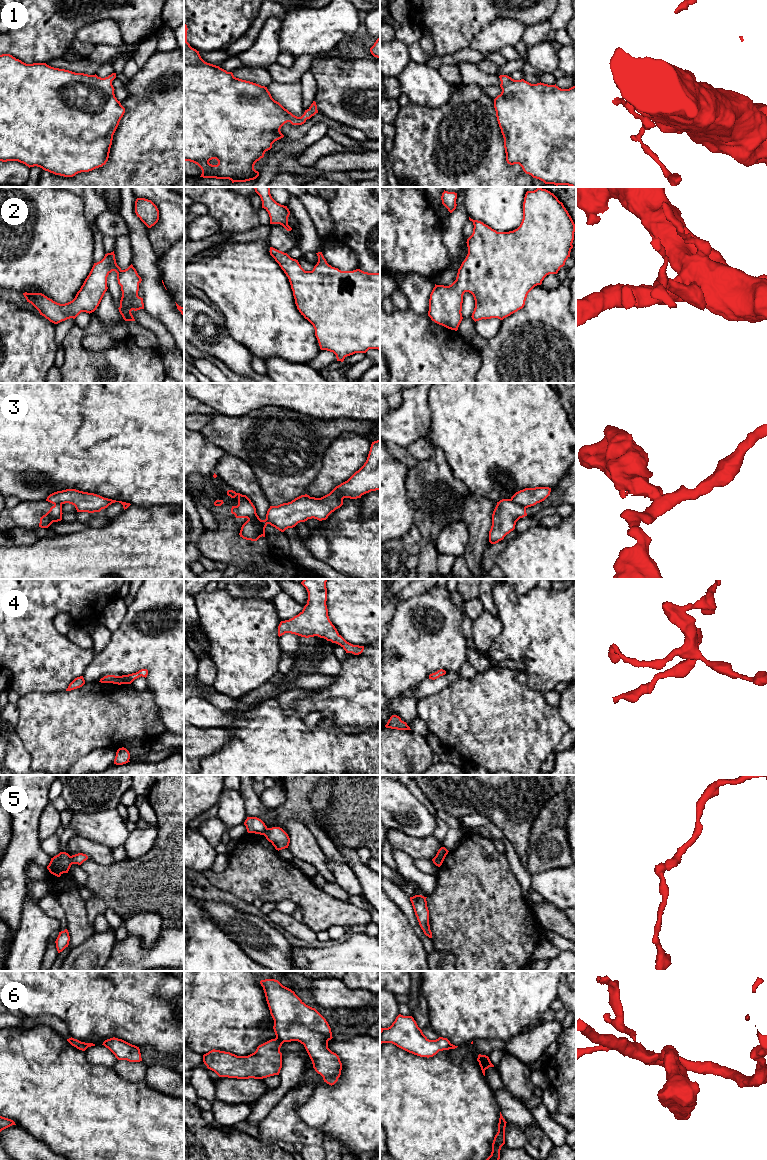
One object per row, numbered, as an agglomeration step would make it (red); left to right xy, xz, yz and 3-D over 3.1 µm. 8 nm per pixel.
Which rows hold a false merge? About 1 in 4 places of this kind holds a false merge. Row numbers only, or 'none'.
3, 5, 6

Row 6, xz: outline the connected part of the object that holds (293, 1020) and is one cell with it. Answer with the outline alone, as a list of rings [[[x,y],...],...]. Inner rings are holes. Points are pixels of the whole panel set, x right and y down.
[[[278,980],[260,981],[263,987],[270,1014],[274,1020],[276,1039],[284,1042],[298,1041],[304,1045],[315,1071],[323,1077],[324,1082],[334,1085],[341,1075],[342,1063],[339,1056],[328,1048],[332,1032],[326,1019],[315,1009],[306,1005],[291,989]]]

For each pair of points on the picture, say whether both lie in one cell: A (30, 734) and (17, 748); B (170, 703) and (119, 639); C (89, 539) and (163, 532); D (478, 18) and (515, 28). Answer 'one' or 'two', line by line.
A: two
B: one
C: one
D: two

